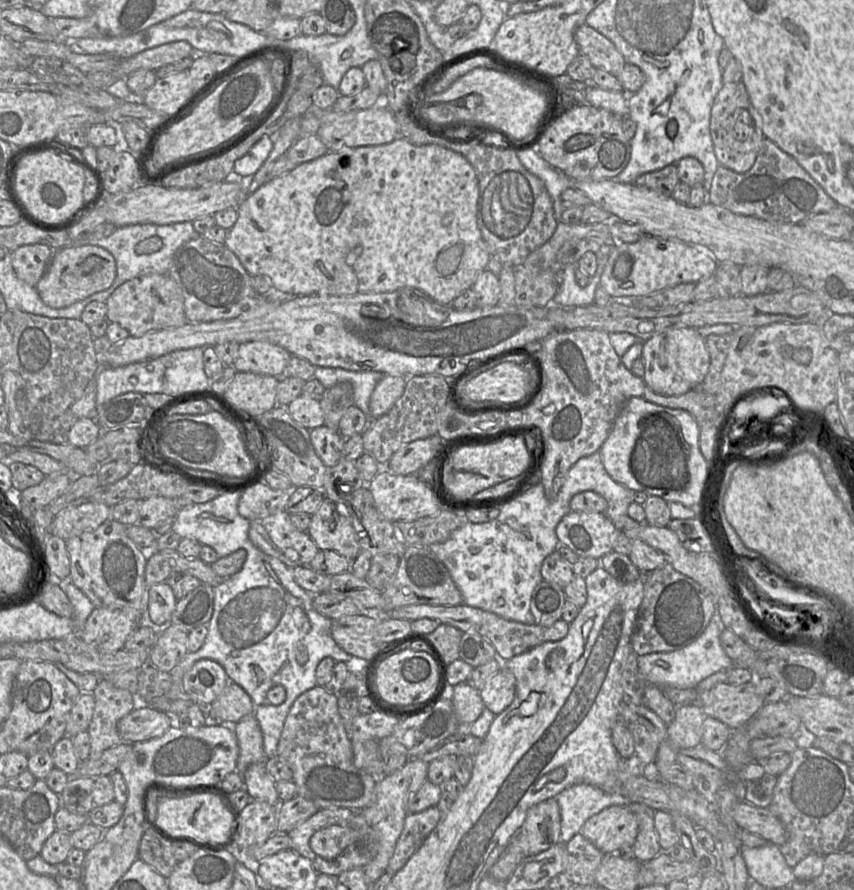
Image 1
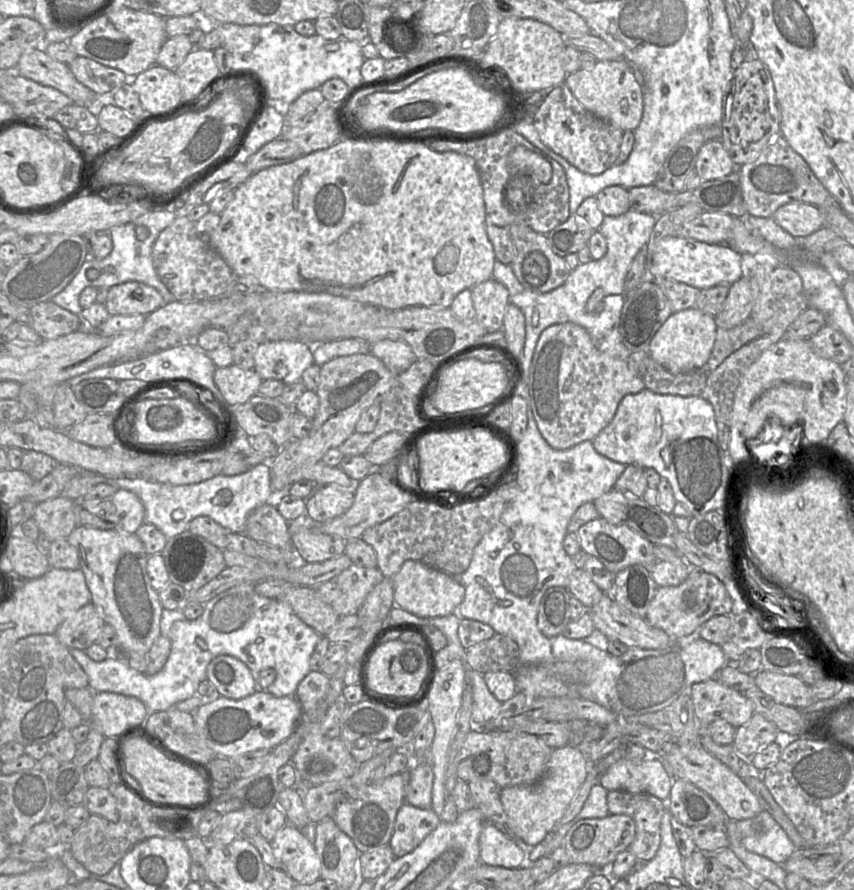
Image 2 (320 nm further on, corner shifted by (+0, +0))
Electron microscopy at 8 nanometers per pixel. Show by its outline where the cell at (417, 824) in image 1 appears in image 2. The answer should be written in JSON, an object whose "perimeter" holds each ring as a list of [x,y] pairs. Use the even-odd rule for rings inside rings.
{"perimeter":[[[404,802],[397,812],[389,845],[395,857],[413,851],[441,822],[432,808],[418,808]]]}

